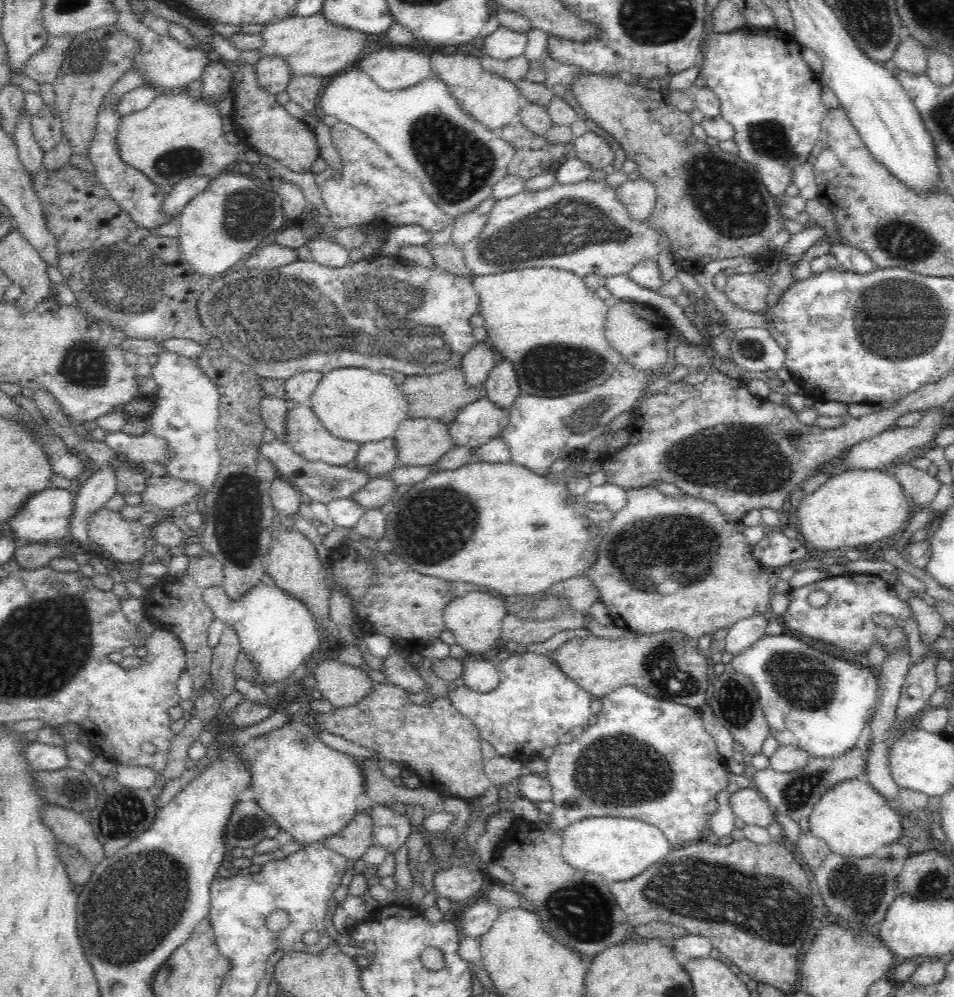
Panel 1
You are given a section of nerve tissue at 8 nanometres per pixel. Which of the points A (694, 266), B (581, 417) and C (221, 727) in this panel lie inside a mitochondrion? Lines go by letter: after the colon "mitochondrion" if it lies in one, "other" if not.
A: other
B: mitochondrion
C: other

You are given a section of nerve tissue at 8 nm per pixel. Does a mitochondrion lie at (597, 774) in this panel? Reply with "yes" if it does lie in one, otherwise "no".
yes

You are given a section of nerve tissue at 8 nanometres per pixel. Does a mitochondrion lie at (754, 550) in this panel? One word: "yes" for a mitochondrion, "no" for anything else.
no

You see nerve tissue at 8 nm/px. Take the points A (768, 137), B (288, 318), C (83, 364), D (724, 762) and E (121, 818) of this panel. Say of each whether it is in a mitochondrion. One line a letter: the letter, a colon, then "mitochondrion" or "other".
A: mitochondrion
B: mitochondrion
C: mitochondrion
D: other
E: mitochondrion

